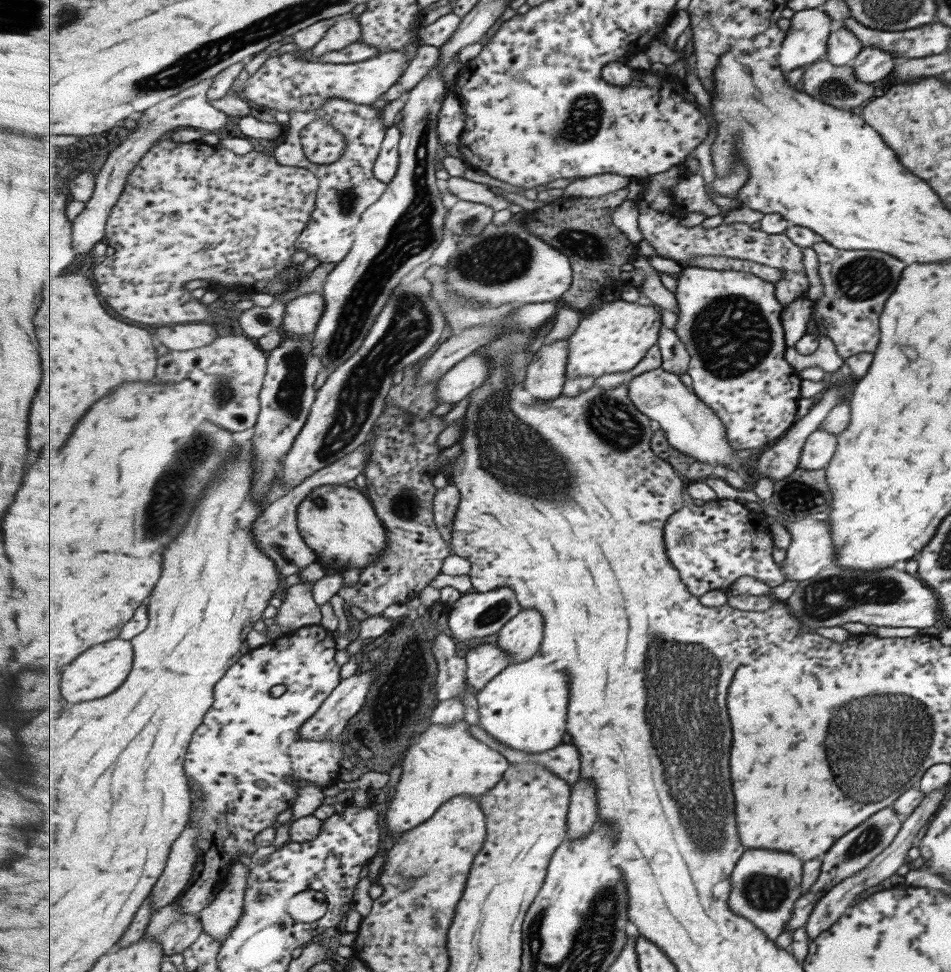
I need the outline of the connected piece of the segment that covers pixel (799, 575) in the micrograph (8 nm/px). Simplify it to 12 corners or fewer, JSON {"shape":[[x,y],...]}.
{"shape":[[826,521],[785,523],[792,542],[787,581],[803,582],[834,563]]}

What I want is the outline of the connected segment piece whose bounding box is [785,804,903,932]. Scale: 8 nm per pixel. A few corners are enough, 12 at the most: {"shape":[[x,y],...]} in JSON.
{"shape":[[891,805],[855,826],[821,859],[785,932],[815,904],[891,844],[903,819]]}

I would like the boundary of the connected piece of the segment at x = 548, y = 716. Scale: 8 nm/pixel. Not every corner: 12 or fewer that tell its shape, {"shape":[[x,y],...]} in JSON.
{"shape":[[542,650],[477,693],[479,727],[525,753],[568,733],[571,678]]}

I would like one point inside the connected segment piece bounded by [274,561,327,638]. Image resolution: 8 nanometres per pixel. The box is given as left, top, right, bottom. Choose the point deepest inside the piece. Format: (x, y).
(299, 609)

